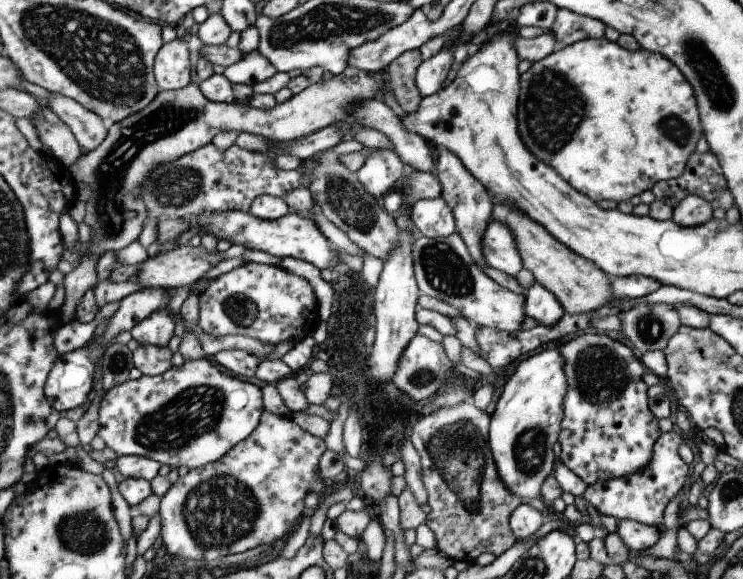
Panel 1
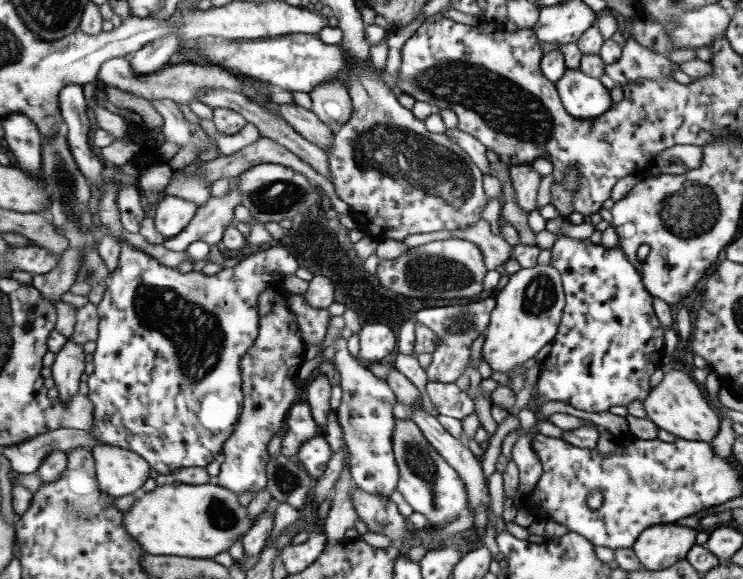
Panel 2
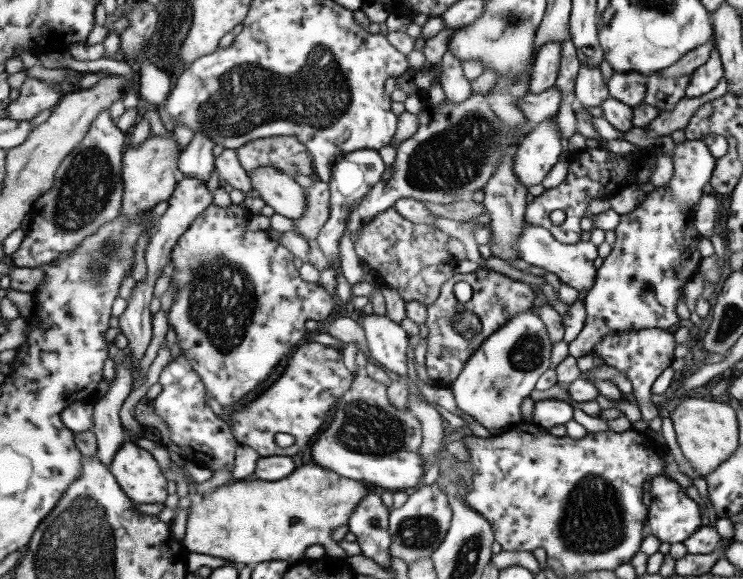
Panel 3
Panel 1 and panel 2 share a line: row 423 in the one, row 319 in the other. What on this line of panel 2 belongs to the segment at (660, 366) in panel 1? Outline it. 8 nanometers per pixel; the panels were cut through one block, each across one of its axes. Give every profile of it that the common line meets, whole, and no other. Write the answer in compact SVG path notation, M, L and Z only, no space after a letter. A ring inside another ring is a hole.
M557 238L551 246L551 266L561 272L565 308L559 330L551 342L547 358L539 364L537 392L541 400L559 400L583 412L607 412L611 406L643 402L651 392L651 374L667 360L663 326L651 308L651 294L645 290L641 274L627 260L625 252L591 244L587 238Z

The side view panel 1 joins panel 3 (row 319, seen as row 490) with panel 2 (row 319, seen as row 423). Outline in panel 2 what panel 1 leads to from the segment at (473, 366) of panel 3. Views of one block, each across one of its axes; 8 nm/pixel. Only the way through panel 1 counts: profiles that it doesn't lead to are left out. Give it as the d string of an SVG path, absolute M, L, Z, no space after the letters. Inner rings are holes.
M551 264L521 268L509 276L505 288L501 292L495 292L493 298L495 308L491 310L487 330L483 332L485 342L481 346L481 352L491 370L515 372L525 360L535 358L545 344L551 344L559 330L565 308L561 272L555 270Z

